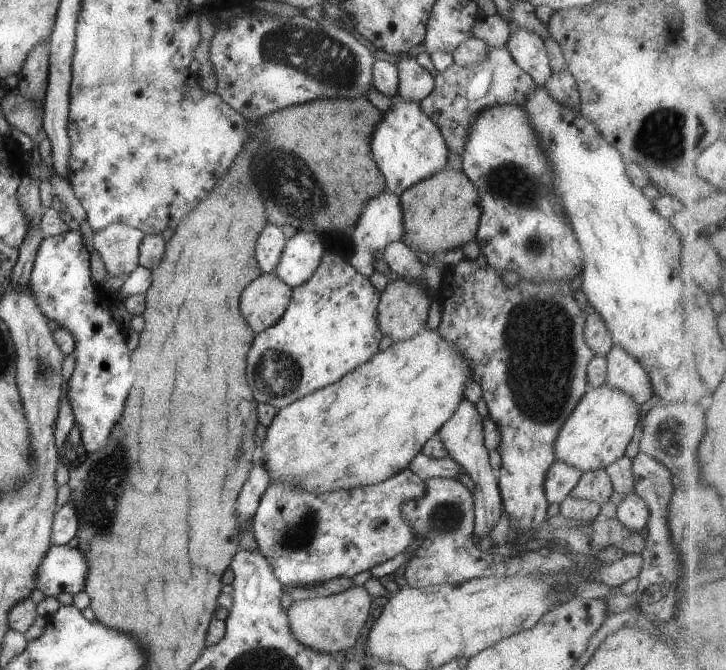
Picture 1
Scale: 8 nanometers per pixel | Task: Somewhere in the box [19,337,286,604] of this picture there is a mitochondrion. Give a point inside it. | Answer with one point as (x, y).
(105, 485)

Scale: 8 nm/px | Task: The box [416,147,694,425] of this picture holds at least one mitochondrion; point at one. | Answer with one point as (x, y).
(508, 182)

